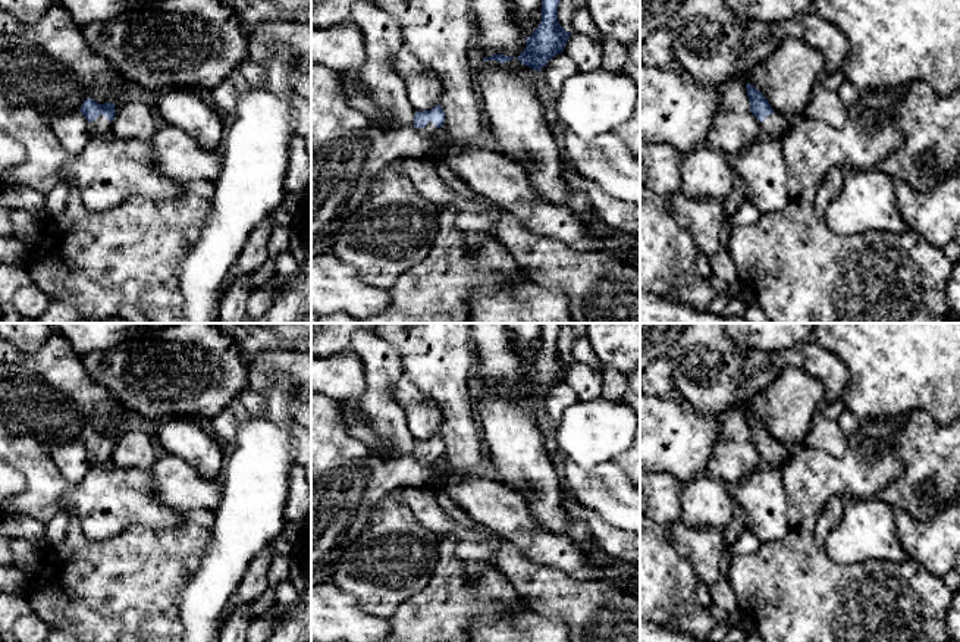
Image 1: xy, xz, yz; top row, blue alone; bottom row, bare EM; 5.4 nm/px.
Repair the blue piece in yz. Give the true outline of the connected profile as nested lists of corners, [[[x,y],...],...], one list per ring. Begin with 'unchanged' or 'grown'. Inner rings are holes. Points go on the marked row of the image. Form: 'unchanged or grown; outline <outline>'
grown; outline [[[746,84],[746,88],[750,101],[750,110],[762,123],[763,135],[781,140],[787,132],[790,132],[797,119],[775,112],[763,94],[753,85]]]

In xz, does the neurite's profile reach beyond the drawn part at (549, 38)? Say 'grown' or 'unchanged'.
unchanged

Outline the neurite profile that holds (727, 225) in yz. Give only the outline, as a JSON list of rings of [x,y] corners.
[[[732,216],[721,217],[721,226],[719,226],[719,247],[721,248],[728,248],[732,226],[734,226]]]

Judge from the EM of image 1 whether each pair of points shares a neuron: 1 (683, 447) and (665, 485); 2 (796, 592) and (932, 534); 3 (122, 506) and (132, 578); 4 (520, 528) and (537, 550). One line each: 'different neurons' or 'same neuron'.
1: different neurons
2: different neurons
3: different neurons
4: same neuron

